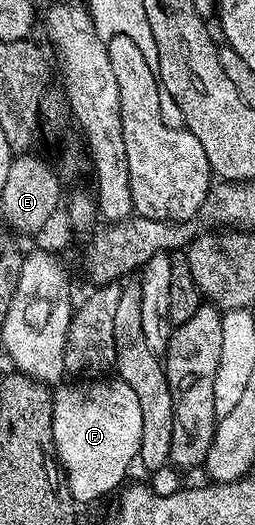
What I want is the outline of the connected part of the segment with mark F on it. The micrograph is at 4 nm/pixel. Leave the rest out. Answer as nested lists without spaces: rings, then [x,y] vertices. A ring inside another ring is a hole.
[[[109,376],[104,380],[69,380],[53,390],[53,439],[57,449],[57,461],[61,464],[69,494],[74,502],[93,502],[113,489],[116,491],[126,481],[124,478],[129,465],[138,461],[142,423],[139,399],[135,397],[131,384],[119,377]]]

